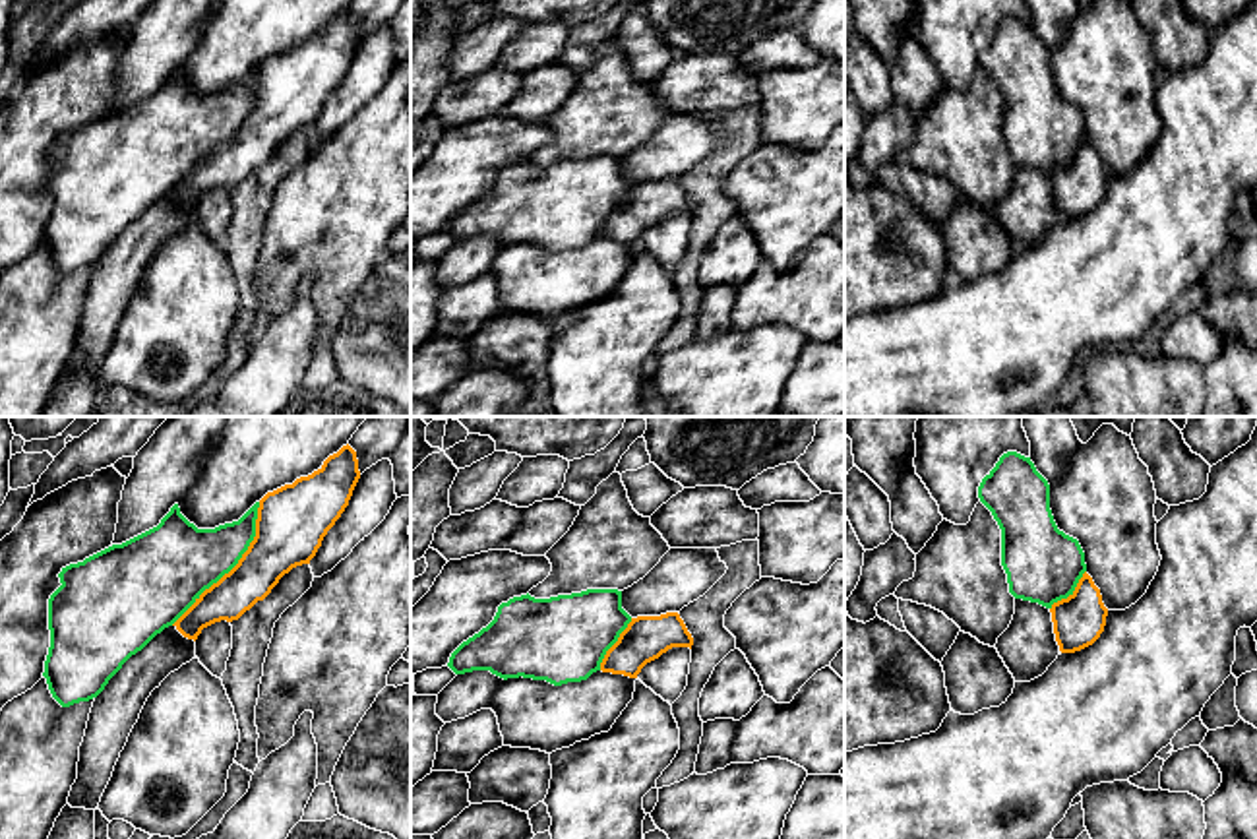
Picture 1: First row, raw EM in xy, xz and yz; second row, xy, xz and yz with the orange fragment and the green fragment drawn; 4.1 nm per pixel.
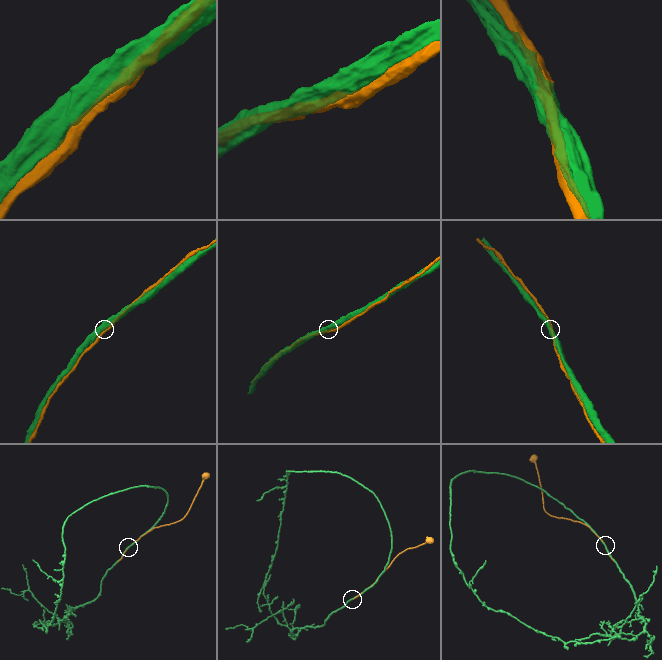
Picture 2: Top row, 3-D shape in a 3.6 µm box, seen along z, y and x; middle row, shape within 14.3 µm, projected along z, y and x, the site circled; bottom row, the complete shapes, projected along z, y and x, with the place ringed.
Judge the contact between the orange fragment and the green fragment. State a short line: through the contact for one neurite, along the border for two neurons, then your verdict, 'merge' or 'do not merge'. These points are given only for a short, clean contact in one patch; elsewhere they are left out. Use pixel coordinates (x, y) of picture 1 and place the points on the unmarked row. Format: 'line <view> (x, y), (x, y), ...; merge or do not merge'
merge

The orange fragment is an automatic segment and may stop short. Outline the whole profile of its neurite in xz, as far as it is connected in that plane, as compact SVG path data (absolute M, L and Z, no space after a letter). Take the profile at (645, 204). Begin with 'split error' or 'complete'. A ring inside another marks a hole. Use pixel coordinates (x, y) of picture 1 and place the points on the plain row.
split error; M587 155L535 165L529 159L498 172L494 186L463 207L449 223L455 240L490 236L507 244L546 246L554 252L587 246L593 238L637 244L641 234L672 213L690 213L693 203L678 178L631 184L622 174L622 157Z

